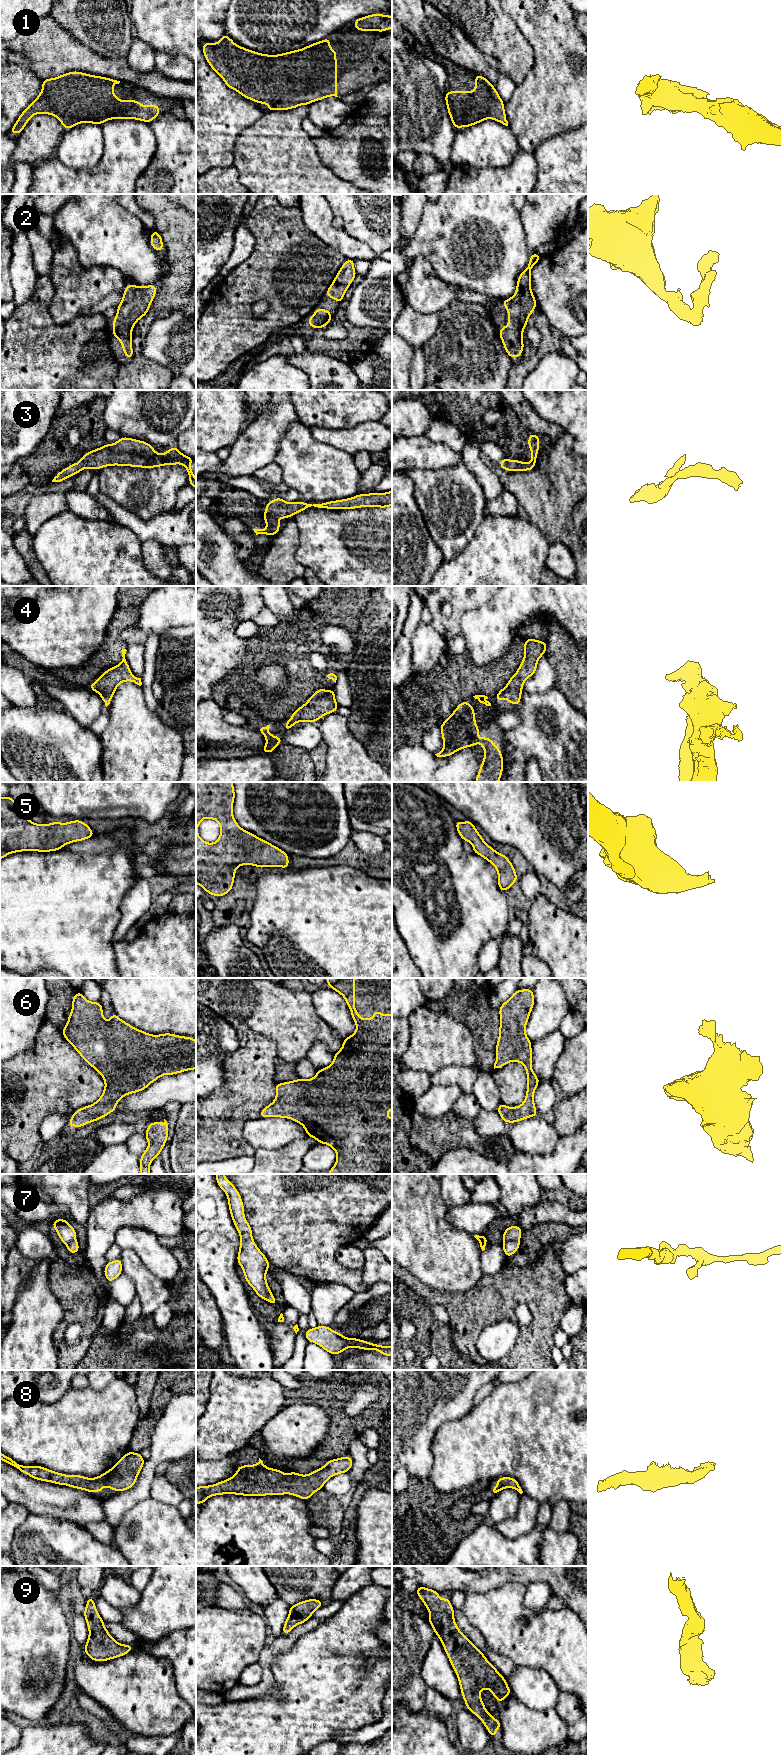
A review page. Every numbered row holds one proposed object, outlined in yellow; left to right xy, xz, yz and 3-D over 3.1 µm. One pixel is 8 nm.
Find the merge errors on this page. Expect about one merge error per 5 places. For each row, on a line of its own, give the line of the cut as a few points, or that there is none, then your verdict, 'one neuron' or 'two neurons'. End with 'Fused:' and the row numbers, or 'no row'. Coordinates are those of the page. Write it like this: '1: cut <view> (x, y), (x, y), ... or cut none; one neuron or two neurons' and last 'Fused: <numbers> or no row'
1: cut none; one neuron
2: cut none; one neuron
3: cut none; one neuron
4: cut none; one neuron
5: cut none; one neuron
6: cut none; one neuron
7: cut yz (519, 1238), (504, 1242); two neurons
8: cut none; one neuron
9: cut none; one neuron
Fused: 7

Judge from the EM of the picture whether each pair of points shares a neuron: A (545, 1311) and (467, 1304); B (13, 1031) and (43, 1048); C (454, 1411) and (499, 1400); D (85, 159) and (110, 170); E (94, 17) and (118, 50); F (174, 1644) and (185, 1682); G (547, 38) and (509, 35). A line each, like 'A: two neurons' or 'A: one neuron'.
A: one neuron
B: two neurons
C: two neurons
D: two neurons
E: one neuron
F: one neuron
G: two neurons

